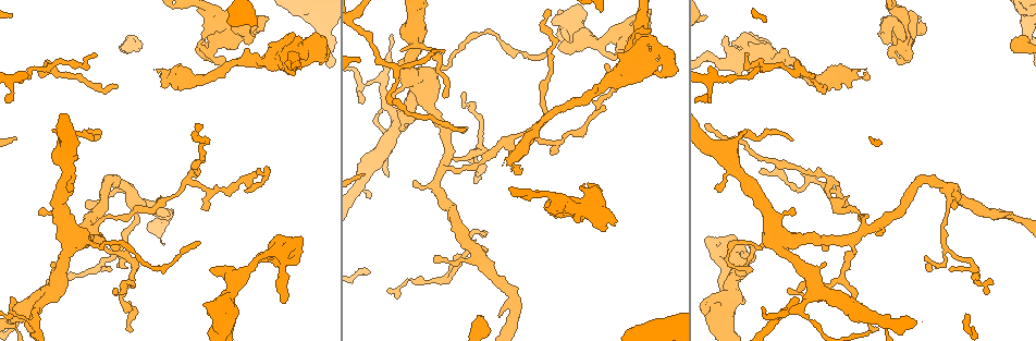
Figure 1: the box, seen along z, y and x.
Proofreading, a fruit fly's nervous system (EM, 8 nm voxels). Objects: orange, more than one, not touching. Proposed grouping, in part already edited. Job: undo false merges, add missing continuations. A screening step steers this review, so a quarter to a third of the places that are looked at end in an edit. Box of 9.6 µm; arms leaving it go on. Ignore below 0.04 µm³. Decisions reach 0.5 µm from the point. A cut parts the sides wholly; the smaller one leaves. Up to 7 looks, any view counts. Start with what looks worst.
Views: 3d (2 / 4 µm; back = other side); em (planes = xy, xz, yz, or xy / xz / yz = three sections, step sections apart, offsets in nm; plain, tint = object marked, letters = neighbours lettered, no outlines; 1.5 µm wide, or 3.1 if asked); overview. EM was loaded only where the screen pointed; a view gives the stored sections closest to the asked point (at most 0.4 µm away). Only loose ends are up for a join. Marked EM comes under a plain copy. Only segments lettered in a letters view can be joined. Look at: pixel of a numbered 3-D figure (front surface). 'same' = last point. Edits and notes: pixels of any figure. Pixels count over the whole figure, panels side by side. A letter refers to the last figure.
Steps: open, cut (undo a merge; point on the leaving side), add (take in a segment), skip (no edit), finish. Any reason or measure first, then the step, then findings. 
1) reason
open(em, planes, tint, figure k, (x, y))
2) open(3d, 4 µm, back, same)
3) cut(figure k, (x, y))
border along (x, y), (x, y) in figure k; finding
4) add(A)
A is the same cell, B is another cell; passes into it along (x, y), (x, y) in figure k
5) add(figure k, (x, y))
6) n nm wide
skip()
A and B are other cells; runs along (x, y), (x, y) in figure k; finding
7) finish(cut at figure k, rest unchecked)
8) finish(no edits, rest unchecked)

free end
open(em, planes, letters, figure 1, (210, 36))

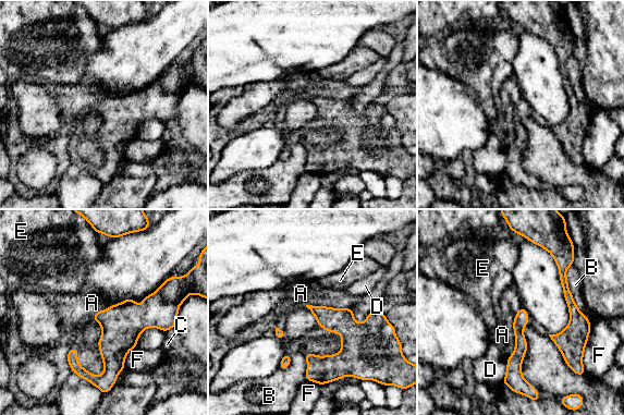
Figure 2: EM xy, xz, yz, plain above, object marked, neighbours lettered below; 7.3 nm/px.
110 nm wide
skip()
A, B, C, D, E and F are other cells; border along (522, 306), (506, 357) in figure 2; none of them fits

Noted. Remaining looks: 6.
branch stops here
open(em, planes, letters, figure 1, (283, 301))

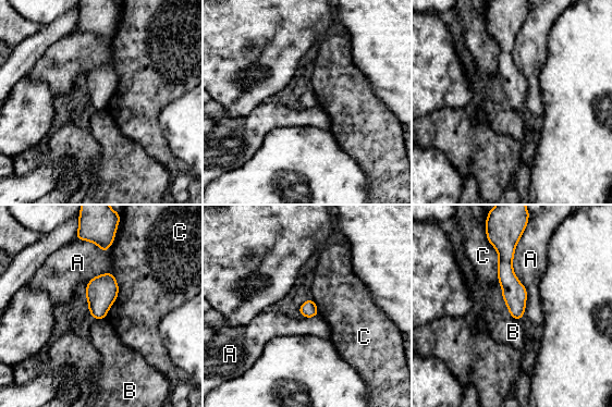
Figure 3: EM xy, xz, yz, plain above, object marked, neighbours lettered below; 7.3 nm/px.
skip()
A, B and C are other cells; border along (522, 234), (513, 272), (525, 312) in figure 3; no lettered segment goes on from it

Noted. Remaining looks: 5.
free end
open(em, yz, step 4, letters, figure 1, (39, 211))

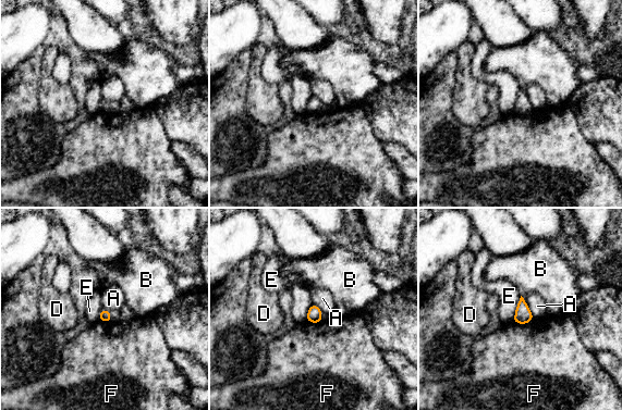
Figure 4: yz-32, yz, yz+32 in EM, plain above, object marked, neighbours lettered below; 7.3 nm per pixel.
another direction
open(em, planes, letters, same)

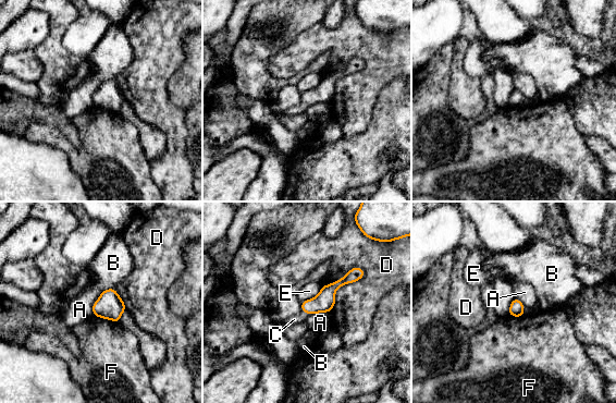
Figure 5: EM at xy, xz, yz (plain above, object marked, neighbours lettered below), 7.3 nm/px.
add(C)
C is the same cell, A, B, D, E and F are other cells; the neuron continues

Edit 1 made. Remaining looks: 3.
finish(add at figure 5, rest unchecked)

